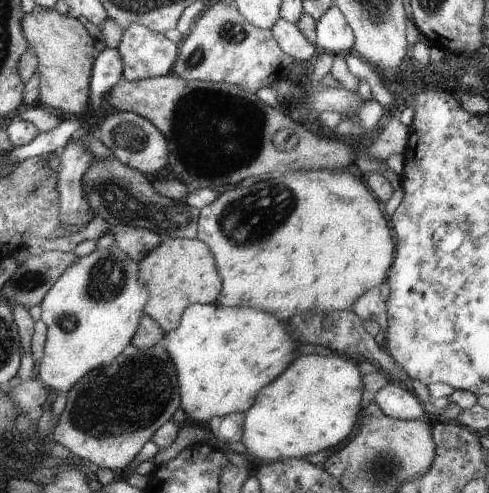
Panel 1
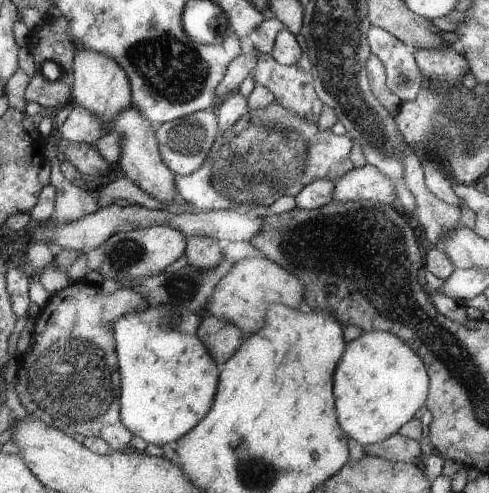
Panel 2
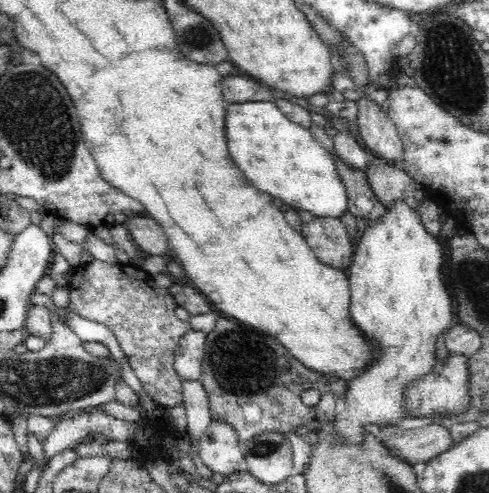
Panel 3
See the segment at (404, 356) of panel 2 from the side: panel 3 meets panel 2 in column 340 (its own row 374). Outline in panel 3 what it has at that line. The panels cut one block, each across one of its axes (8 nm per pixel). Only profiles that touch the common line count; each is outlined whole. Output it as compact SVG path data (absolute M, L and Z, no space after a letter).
M394 200L390 208L378 220L368 224L356 246L352 266L348 268L348 282L352 290L350 318L374 334L378 342L386 342L388 350L382 350L382 362L370 366L362 378L346 386L344 406L346 418L332 422L336 436L346 442L360 444L362 434L374 426L402 426L402 388L410 382L426 376L436 360L436 340L452 324L452 298L442 284L442 260L444 248L426 232L416 218L416 210L404 200Z

